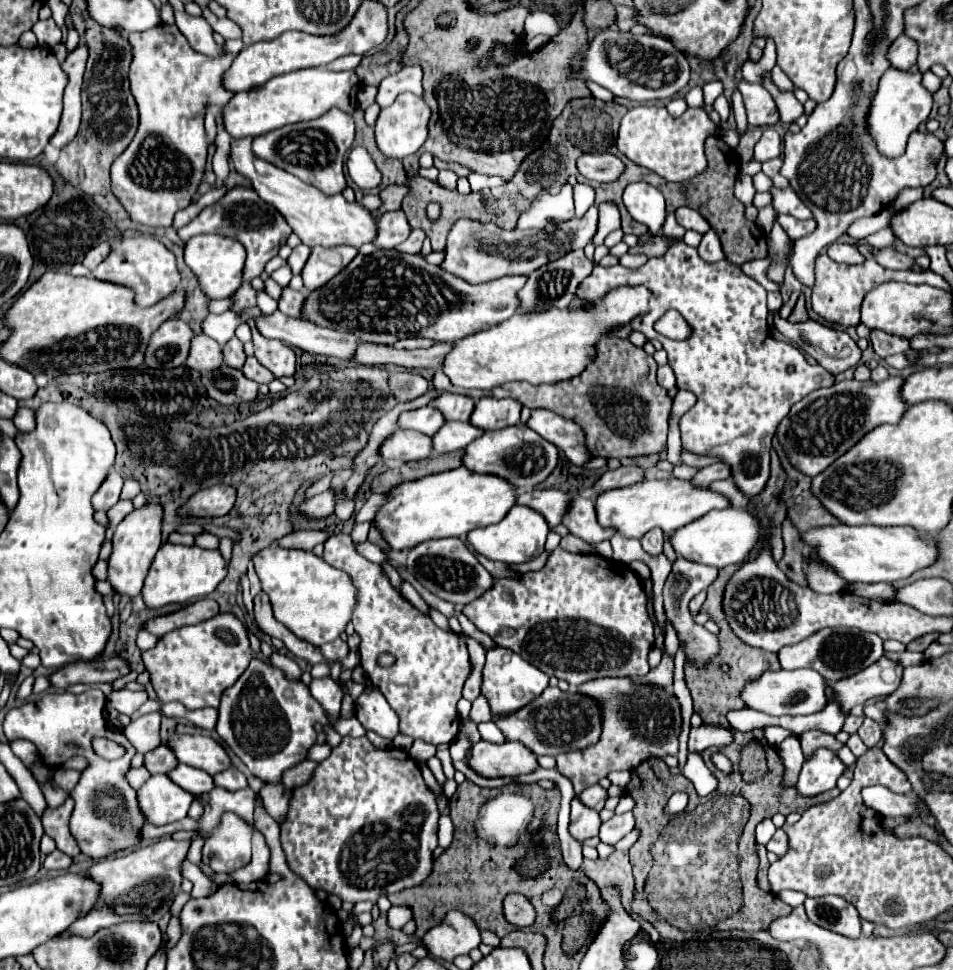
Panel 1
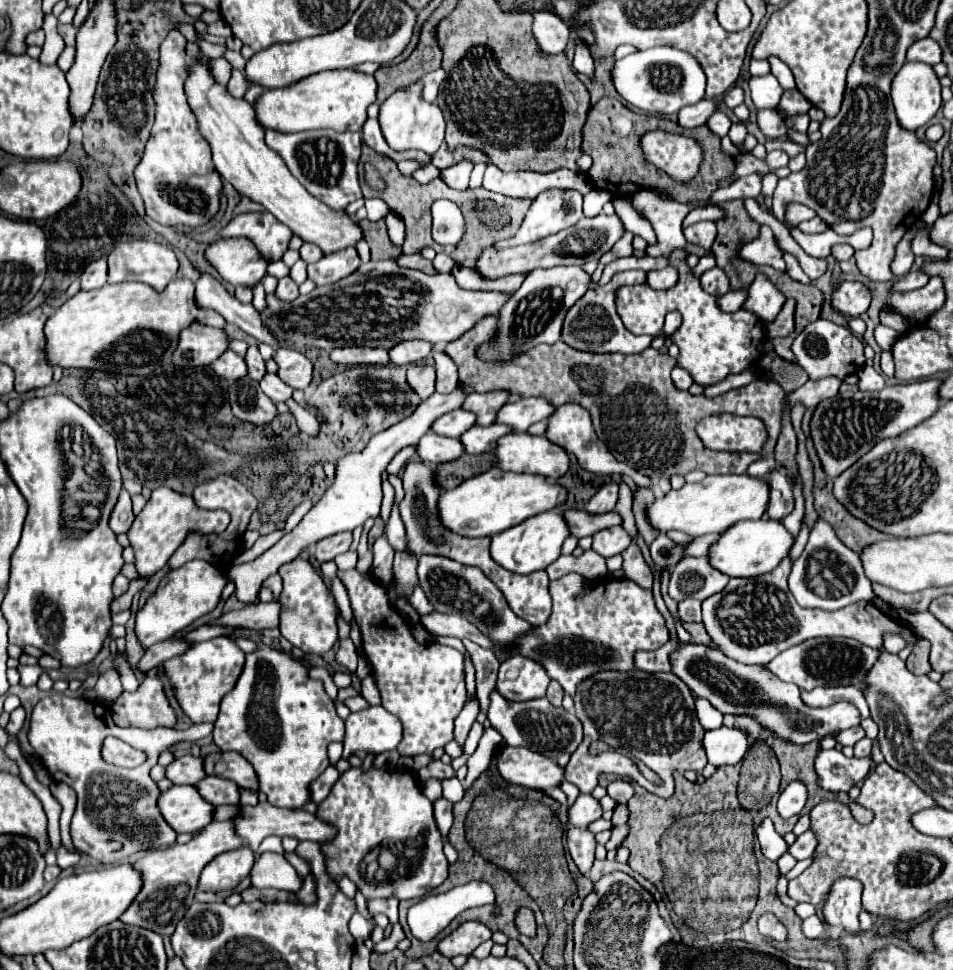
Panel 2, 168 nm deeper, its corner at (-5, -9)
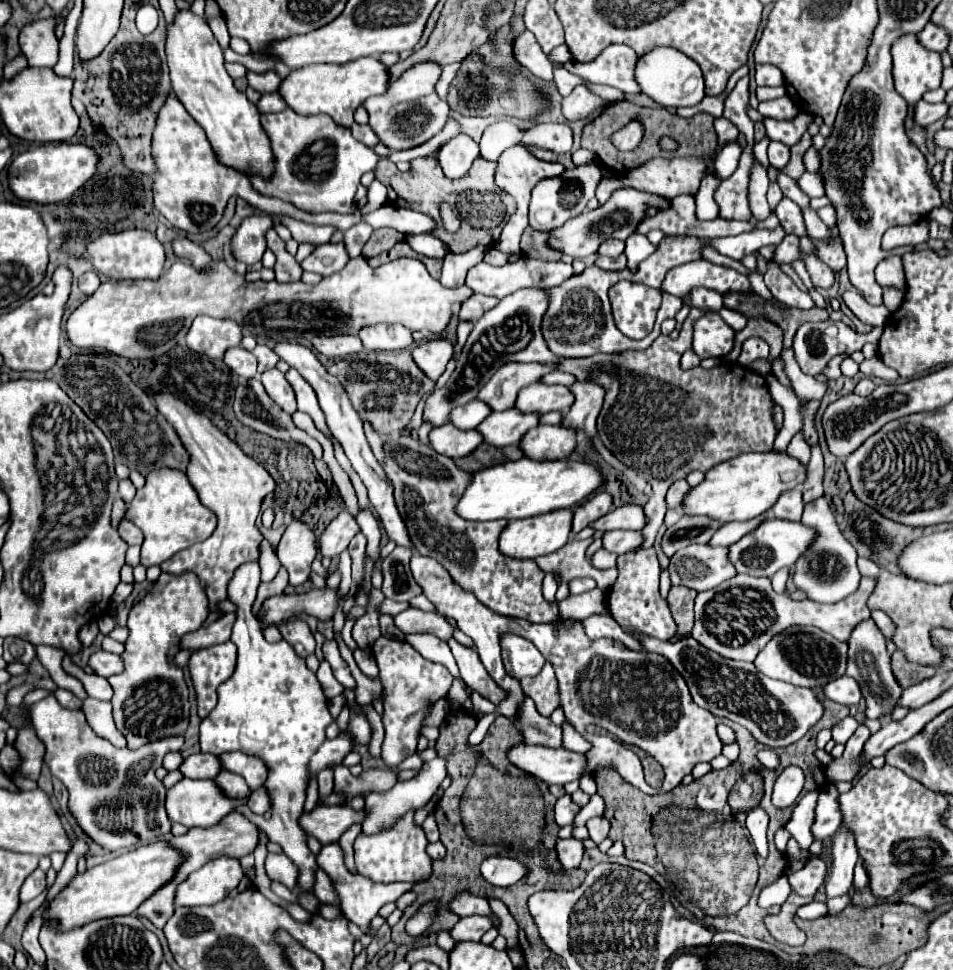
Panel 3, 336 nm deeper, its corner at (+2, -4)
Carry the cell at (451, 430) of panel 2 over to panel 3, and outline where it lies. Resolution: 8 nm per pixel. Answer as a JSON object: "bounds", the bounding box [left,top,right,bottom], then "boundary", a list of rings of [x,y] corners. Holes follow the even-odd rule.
{"bounds":[450,400,492,430],"boundary":[[[472,400],[464,406],[458,406],[452,410],[450,414],[450,422],[456,426],[456,428],[462,428],[462,430],[470,430],[470,428],[476,428],[486,416],[490,416],[492,410],[490,406],[486,406],[486,402],[482,400]]]}

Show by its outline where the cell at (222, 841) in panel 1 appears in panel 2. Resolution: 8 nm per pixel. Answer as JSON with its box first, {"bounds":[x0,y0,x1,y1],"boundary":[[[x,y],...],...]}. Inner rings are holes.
{"bounds":[199,843,255,891],"boundary":[[[247,843],[237,851],[225,851],[225,855],[217,855],[213,863],[205,865],[205,871],[199,879],[199,891],[231,891],[249,875],[253,861],[255,853],[247,847]]]}

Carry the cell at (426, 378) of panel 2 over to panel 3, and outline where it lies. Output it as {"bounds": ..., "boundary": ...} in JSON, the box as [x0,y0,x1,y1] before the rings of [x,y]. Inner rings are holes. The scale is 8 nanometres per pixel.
{"bounds":[412,340,454,380],"boundary":[[[430,340],[422,342],[412,348],[414,362],[424,370],[424,374],[432,380],[438,380],[440,374],[446,370],[448,360],[454,354],[454,344],[450,340]]]}

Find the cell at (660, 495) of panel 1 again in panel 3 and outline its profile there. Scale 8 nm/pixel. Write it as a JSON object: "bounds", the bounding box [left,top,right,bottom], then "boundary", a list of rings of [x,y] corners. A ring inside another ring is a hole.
{"bounds":[684,452,806,522],"boundary":[[[750,452],[722,462],[706,472],[706,480],[684,500],[684,514],[704,514],[722,522],[744,522],[774,506],[782,492],[806,480],[806,466],[788,452]]]}

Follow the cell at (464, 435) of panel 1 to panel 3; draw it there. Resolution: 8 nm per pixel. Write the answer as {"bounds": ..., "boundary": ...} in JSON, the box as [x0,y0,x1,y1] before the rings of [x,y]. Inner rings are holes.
{"bounds":[478,408,540,446],"boundary":[[[518,408],[506,412],[492,412],[478,430],[484,436],[484,442],[490,446],[510,446],[518,444],[524,434],[540,424],[540,414],[522,414]]]}

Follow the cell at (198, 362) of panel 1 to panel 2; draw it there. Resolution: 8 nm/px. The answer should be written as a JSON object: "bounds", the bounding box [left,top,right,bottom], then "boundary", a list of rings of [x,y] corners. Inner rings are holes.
{"bounds":[209,349,247,381],"boundary":[[[229,349],[225,351],[225,355],[221,355],[219,359],[215,359],[209,367],[213,369],[213,373],[217,373],[217,377],[223,377],[223,379],[227,379],[228,381],[230,379],[231,381],[233,379],[241,379],[241,377],[247,375],[247,365],[245,365],[243,357],[235,355]]]}

